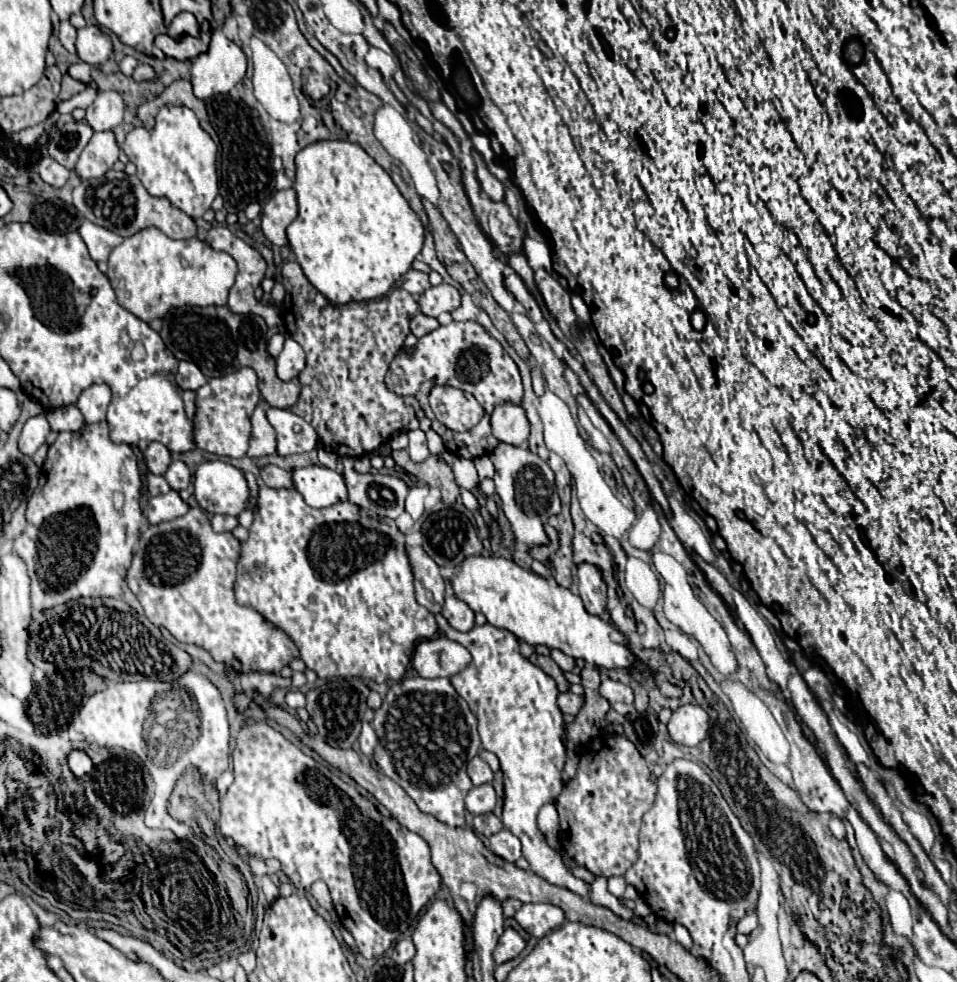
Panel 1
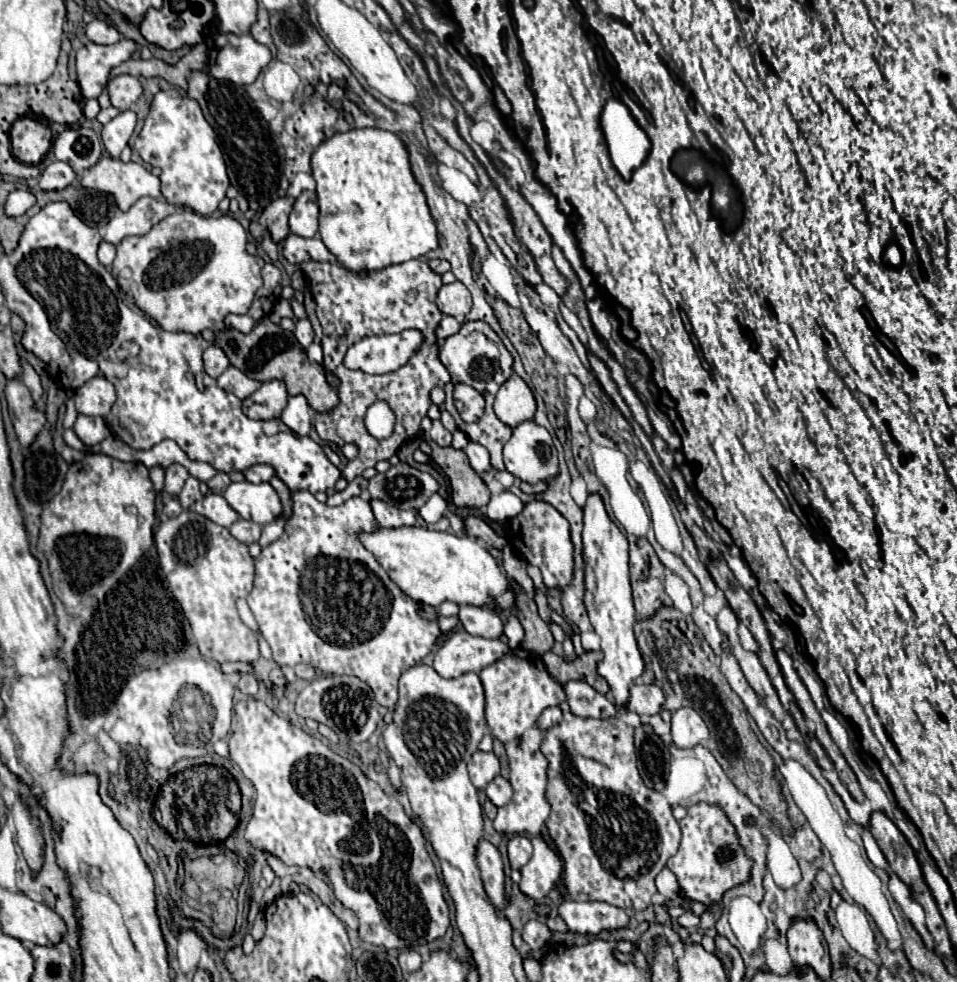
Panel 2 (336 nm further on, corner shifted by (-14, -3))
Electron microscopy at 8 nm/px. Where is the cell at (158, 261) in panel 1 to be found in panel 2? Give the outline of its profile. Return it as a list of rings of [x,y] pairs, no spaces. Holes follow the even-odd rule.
[[[178,210],[160,220],[144,236],[128,236],[118,244],[112,274],[120,288],[134,298],[134,304],[152,316],[168,332],[198,334],[204,328],[222,330],[226,314],[248,314],[256,290],[262,286],[260,270],[264,260],[246,252],[246,230],[232,216],[198,216],[190,210]]]

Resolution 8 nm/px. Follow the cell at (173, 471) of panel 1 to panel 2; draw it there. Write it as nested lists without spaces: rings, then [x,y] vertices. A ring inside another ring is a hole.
[[[190,476],[190,478],[186,480],[186,484],[184,484],[184,488],[180,490],[178,500],[180,500],[180,504],[182,504],[184,508],[188,508],[194,500],[200,500],[200,498],[202,498],[202,494],[200,494],[200,490],[198,490],[198,480]]]

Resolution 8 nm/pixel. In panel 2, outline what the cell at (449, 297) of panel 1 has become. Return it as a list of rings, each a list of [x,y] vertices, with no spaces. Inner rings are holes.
[[[454,282],[438,290],[436,306],[448,316],[466,316],[472,308],[472,296],[462,282]]]

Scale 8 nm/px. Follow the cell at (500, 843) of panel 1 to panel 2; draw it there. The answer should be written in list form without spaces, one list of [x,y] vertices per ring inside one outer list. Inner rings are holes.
[[[514,836],[508,840],[508,860],[514,870],[520,870],[532,856],[532,844],[526,836]]]

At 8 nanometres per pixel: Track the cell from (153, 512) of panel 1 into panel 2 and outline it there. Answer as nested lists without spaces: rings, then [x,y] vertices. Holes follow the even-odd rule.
[[[206,494],[202,500],[194,502],[190,506],[190,510],[198,512],[198,514],[206,516],[208,520],[212,520],[220,526],[226,526],[226,528],[238,520],[238,514],[226,504],[224,496],[220,496],[220,494]]]

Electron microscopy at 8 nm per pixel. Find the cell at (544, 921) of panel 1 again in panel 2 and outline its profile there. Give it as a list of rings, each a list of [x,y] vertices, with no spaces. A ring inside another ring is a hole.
[[[562,902],[558,906],[560,918],[570,932],[598,934],[602,930],[616,930],[628,924],[624,910],[606,902]]]

